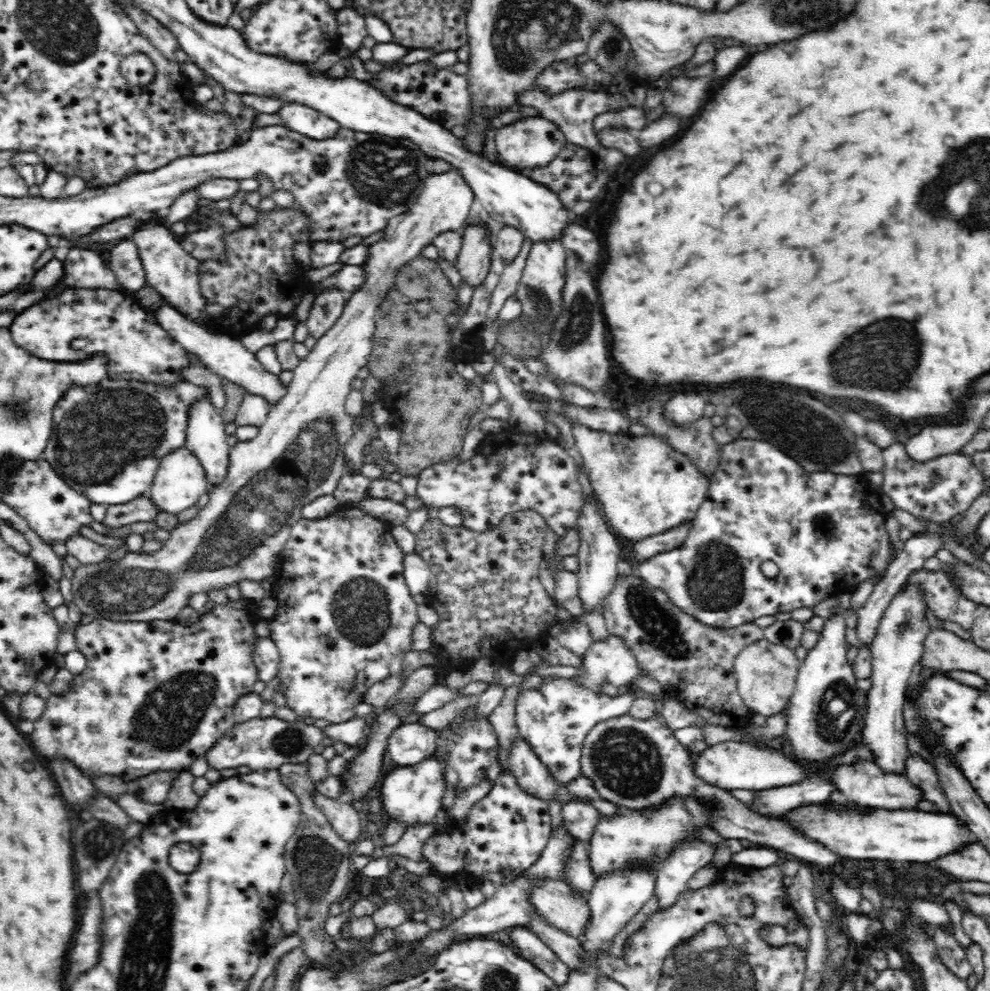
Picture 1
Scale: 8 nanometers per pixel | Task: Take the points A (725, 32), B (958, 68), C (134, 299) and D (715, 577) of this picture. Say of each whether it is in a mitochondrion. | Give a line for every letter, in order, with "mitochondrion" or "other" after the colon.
A: other
B: other
C: other
D: mitochondrion

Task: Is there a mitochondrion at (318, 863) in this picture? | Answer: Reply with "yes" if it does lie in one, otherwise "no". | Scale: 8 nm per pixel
yes

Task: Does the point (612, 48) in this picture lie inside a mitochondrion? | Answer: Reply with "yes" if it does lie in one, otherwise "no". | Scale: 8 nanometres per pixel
yes

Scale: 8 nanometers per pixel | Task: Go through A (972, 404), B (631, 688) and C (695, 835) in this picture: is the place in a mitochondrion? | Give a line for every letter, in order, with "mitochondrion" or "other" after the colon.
A: other
B: other
C: other

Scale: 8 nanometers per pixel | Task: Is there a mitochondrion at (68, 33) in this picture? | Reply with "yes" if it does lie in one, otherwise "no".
yes

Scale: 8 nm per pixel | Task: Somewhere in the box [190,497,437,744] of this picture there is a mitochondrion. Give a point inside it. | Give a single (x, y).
(361, 609)

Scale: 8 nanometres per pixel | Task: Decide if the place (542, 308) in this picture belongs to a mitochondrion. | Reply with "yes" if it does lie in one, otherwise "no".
yes

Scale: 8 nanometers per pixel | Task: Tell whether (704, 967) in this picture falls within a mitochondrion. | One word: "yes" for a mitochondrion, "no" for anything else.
yes

